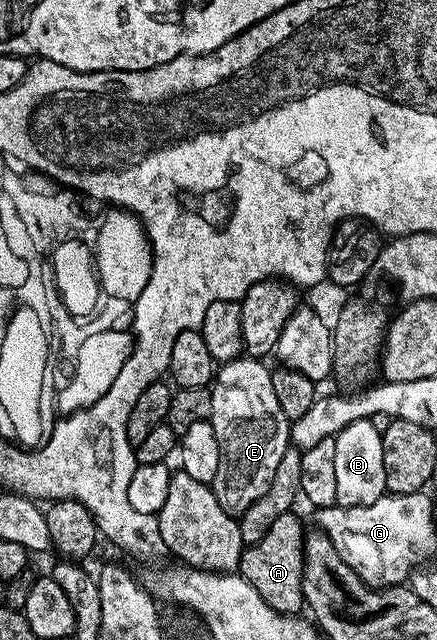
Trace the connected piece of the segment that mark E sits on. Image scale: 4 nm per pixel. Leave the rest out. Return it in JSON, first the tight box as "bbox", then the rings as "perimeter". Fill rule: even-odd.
{"bbox":[210,358,290,514],"perimeter":[[[237,358],[221,363],[210,388],[212,411],[229,418],[226,425],[216,426],[216,437],[220,447],[218,474],[214,474],[210,487],[218,502],[233,514],[245,512],[258,498],[262,498],[262,494],[266,494],[266,490],[270,490],[274,470],[278,470],[278,462],[282,462],[282,454],[290,446],[290,422],[283,416],[282,407],[279,406],[277,395],[271,386],[270,368],[264,364],[267,363],[256,358]]]}

